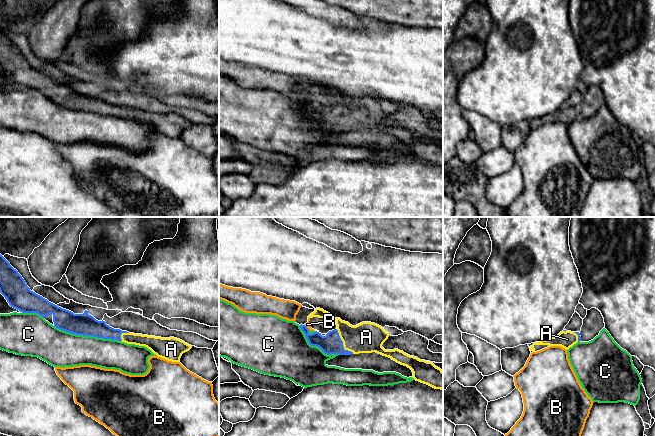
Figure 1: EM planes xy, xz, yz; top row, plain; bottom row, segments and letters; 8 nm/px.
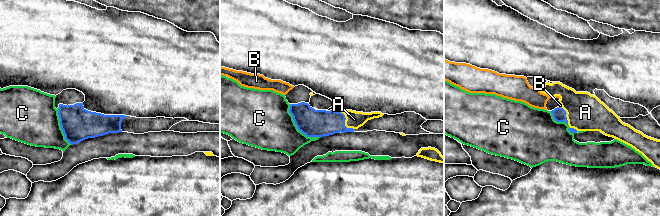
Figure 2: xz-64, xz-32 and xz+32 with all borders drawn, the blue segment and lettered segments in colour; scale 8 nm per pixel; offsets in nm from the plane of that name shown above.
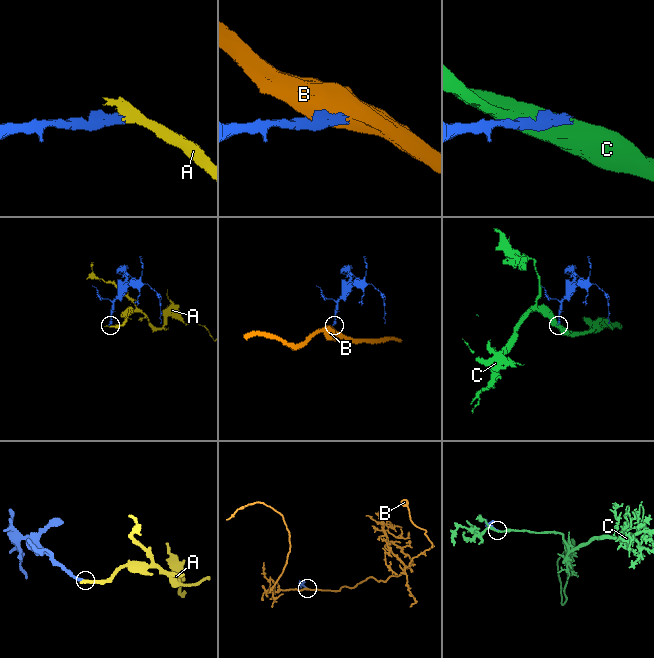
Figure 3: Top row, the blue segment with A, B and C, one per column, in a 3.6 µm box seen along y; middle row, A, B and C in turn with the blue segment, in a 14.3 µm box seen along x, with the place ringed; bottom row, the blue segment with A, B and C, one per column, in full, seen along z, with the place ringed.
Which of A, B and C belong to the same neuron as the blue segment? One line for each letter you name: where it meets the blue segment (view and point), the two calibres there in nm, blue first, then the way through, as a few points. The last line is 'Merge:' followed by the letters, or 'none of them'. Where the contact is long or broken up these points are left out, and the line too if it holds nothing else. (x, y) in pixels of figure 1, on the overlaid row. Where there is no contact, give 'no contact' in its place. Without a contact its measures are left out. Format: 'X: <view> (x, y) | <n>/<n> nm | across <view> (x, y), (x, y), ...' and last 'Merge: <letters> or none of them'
A: xz (342, 343) | 160/260 nm | across xz (331, 343), (342, 343), (346, 339), (366, 337)
Merge: A

